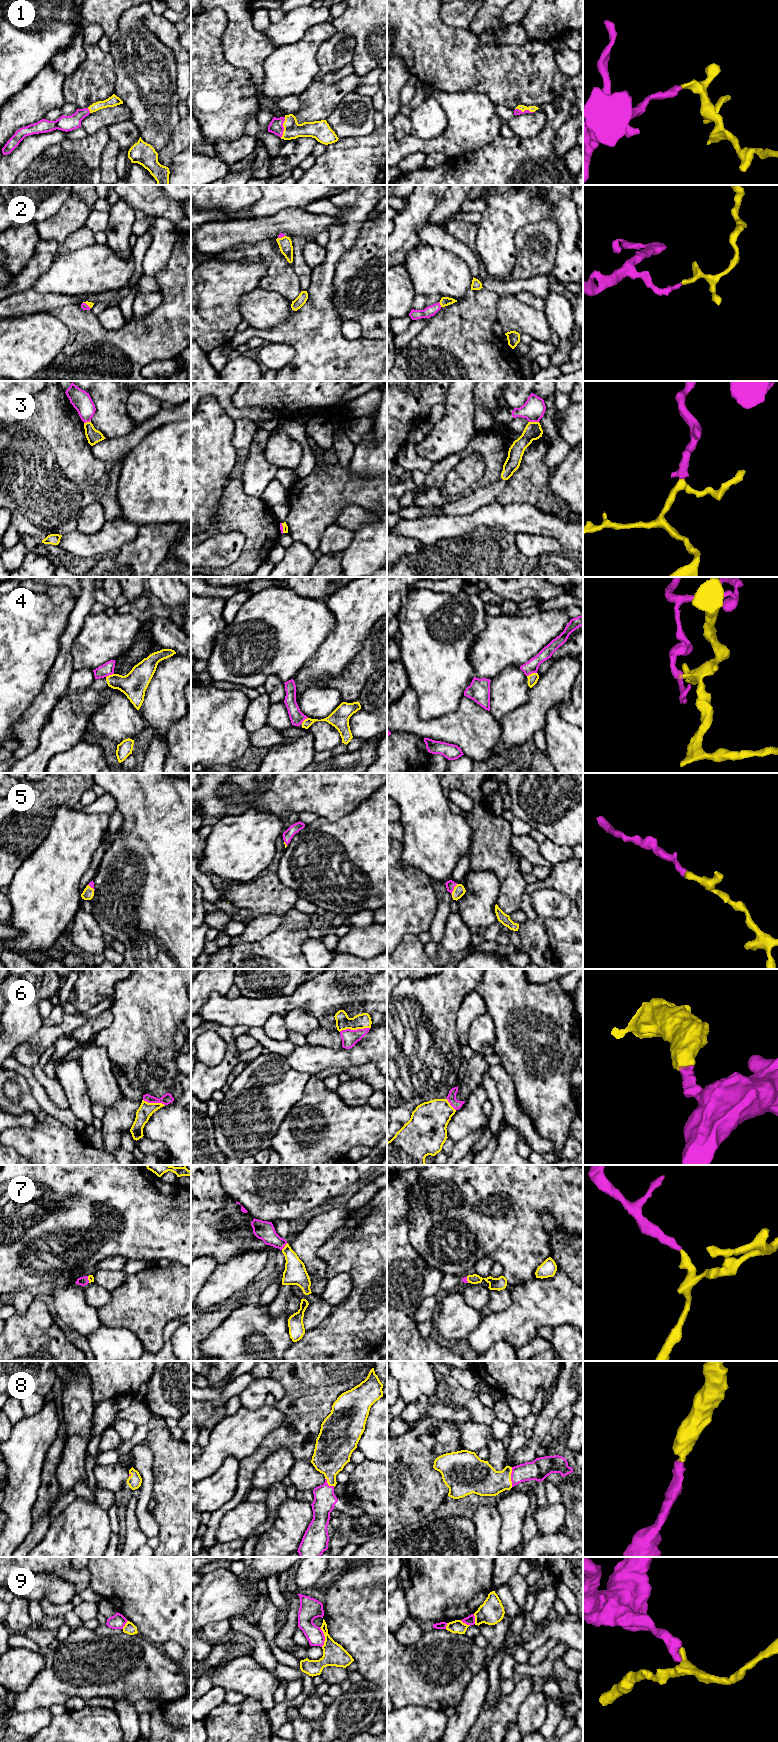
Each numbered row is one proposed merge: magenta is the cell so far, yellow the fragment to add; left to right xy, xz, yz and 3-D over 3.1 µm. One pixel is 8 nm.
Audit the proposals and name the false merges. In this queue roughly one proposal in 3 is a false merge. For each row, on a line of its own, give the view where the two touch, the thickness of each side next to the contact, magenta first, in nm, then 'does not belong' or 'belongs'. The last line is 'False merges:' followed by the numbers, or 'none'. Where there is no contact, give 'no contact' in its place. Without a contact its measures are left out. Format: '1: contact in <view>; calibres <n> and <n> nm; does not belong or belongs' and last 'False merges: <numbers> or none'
1: contact in xz; calibres 110 and 140 nm; belongs
2: contact in yz; calibres 90 and 80 nm; belongs
3: contact in yz; calibres 180 and 140 nm; does not belong
4: contact in yz; calibres 100 and 80 nm; belongs
5: contact in yz; calibres 70 and 90 nm; belongs
6: contact in xz; calibres 130 and 120 nm; belongs
7: contact in xz; calibres 150 and 180 nm; belongs
8: contact in yz; calibres 170 and 260 nm; belongs
9: contact in xz; calibres 160 and 180 nm; does not belong
False merges: 3, 9

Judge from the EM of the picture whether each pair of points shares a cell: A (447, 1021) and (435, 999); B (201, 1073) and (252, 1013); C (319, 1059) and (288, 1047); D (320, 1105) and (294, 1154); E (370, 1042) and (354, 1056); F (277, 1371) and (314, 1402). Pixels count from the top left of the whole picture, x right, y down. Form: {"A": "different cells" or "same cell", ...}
{"A": "same cell", "B": "different cells", "C": "different cells", "D": "same cell", "E": "same cell", "F": "same cell"}

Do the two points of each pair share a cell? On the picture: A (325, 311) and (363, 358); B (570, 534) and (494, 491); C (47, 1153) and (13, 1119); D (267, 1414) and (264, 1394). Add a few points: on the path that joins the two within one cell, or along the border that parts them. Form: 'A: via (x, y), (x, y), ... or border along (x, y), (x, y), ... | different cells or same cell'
A: via (325, 324), (325, 327), (350, 352) | same cell
B: border along (495, 500), (474, 511) | different cells
C: border along (37, 1120), (30, 1127), (12, 1127), (10, 1129) | different cells
D: border along (242, 1406), (253, 1409), (262, 1406), (274, 1407) | different cells

